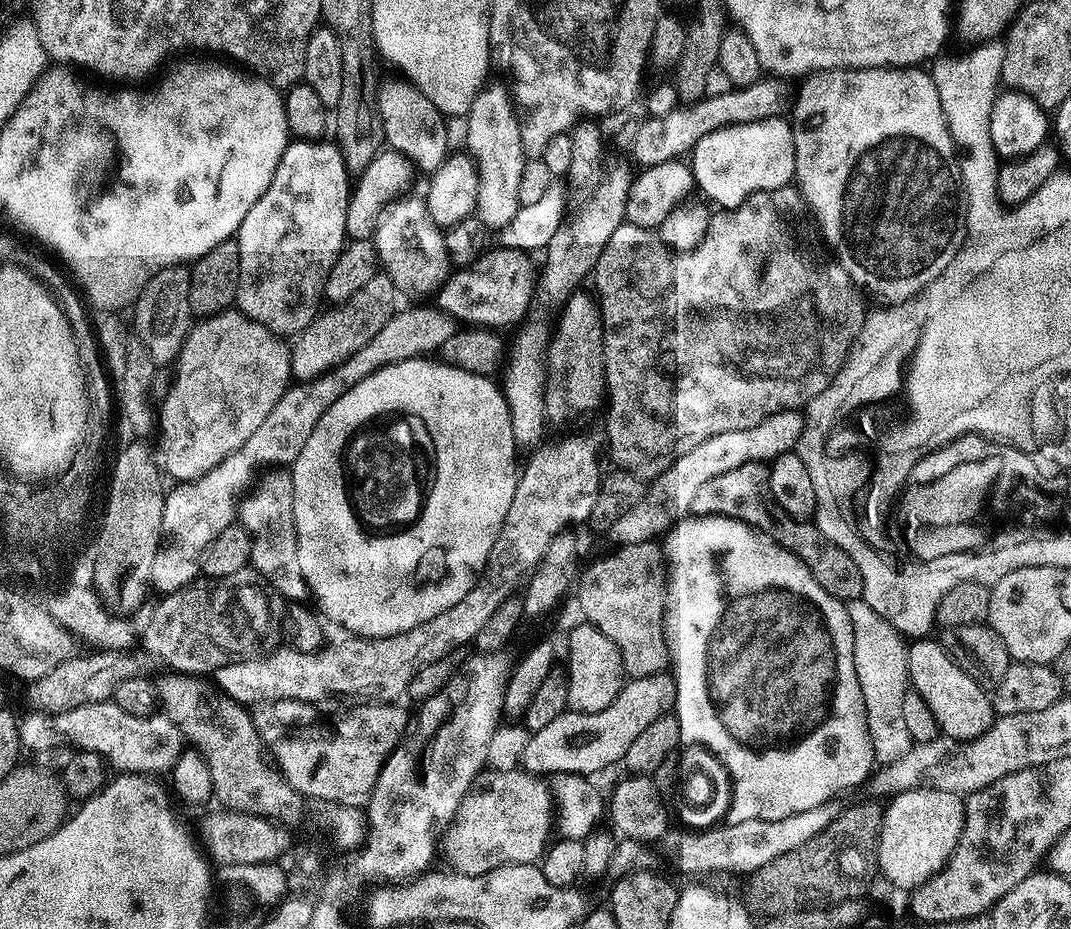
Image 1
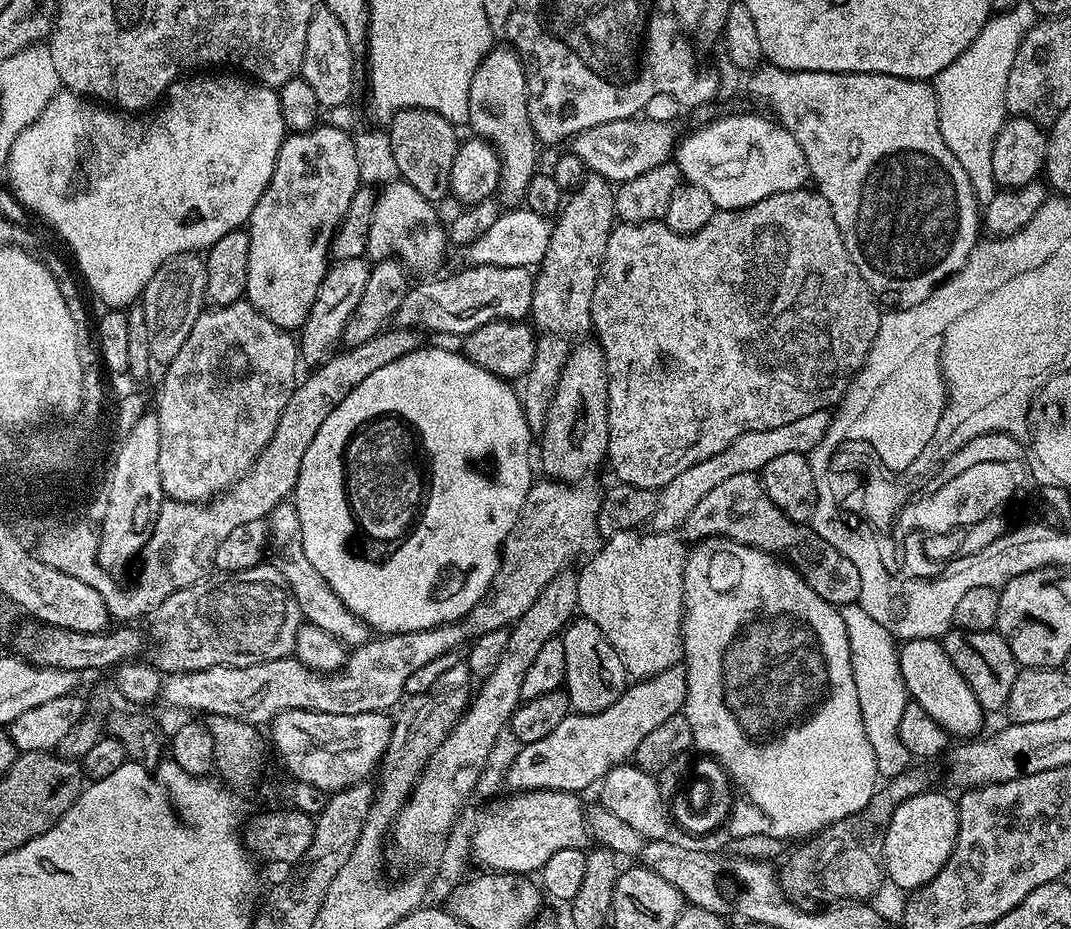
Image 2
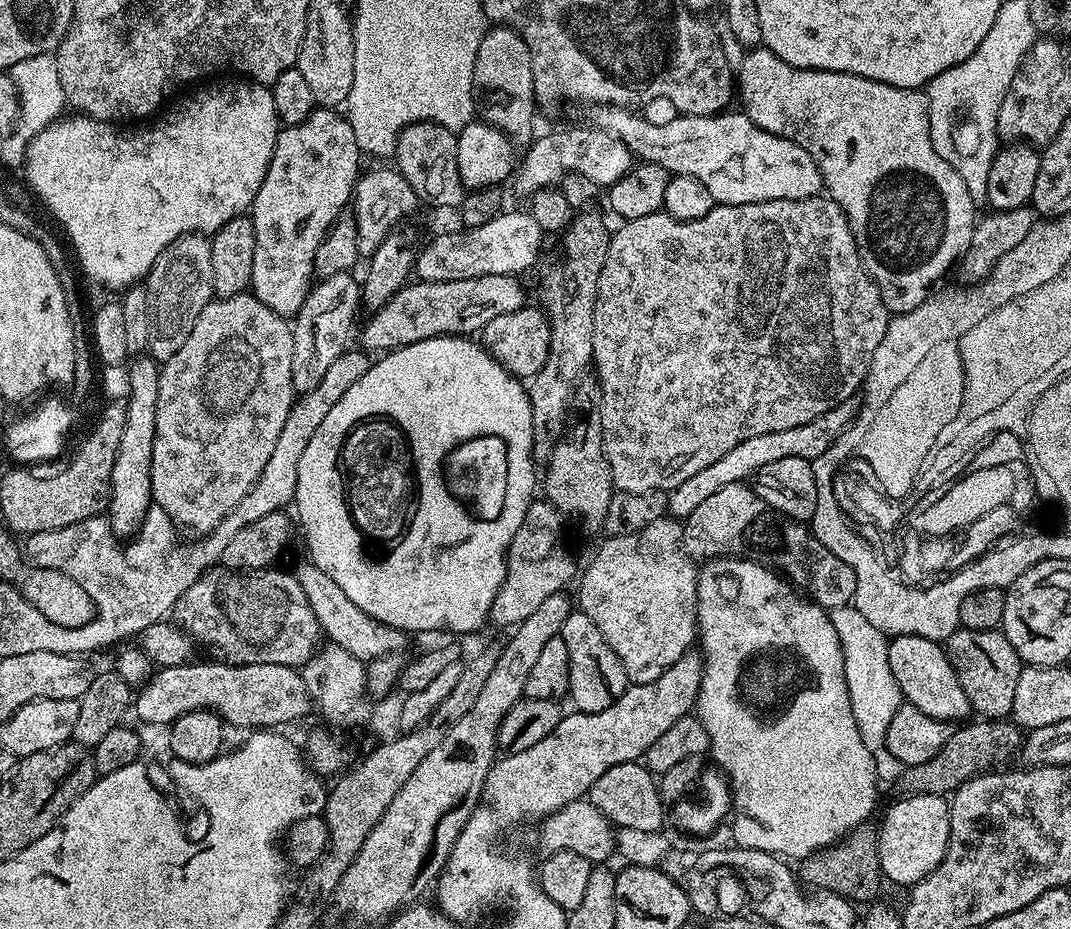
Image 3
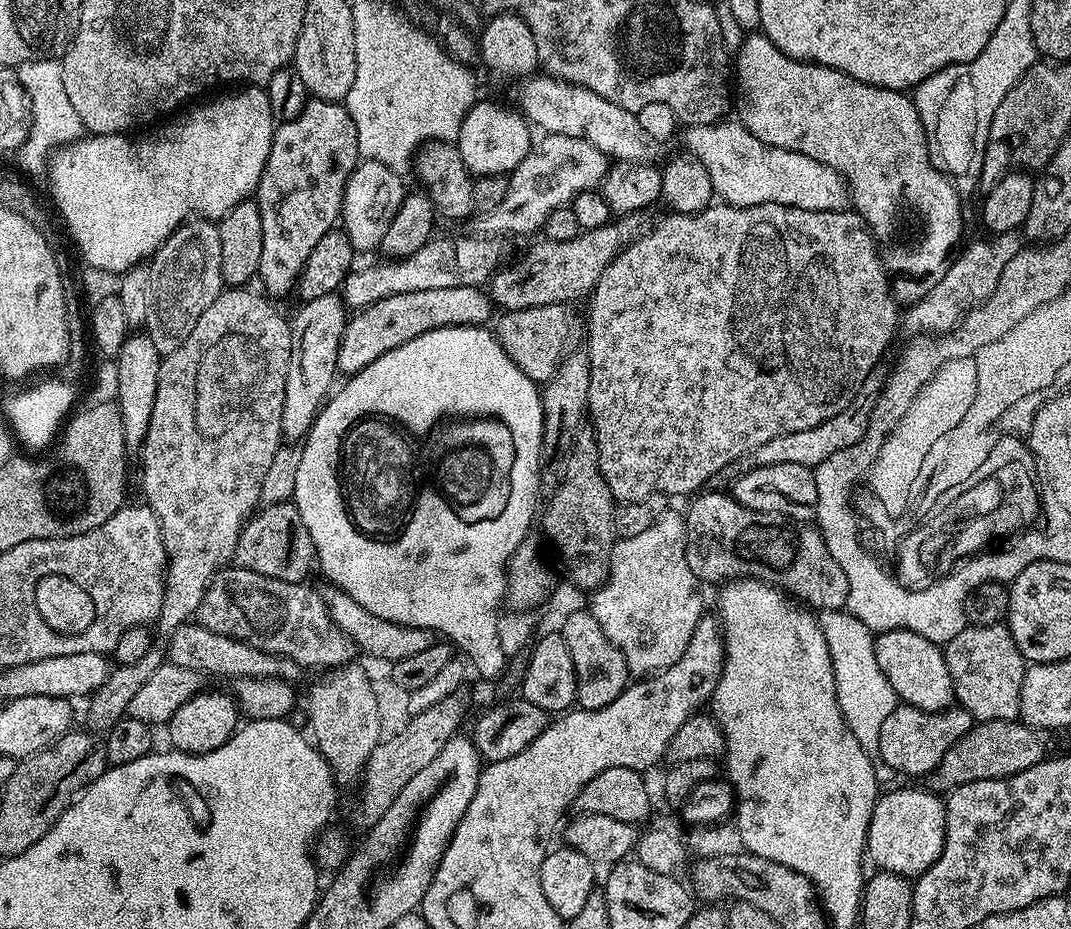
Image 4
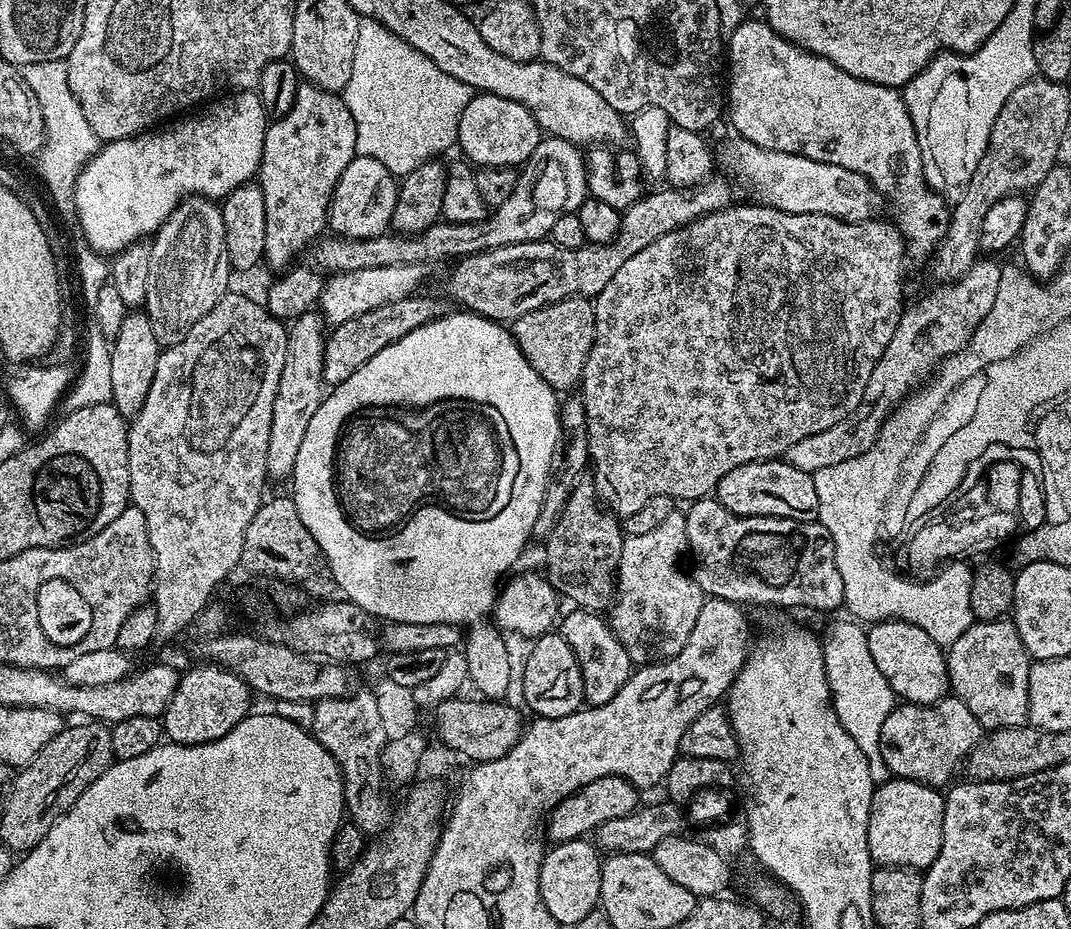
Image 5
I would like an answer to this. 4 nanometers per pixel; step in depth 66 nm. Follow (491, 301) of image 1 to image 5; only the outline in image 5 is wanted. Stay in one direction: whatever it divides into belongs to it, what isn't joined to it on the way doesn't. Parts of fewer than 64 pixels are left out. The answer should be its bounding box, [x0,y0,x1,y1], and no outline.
[324,294,446,386]

